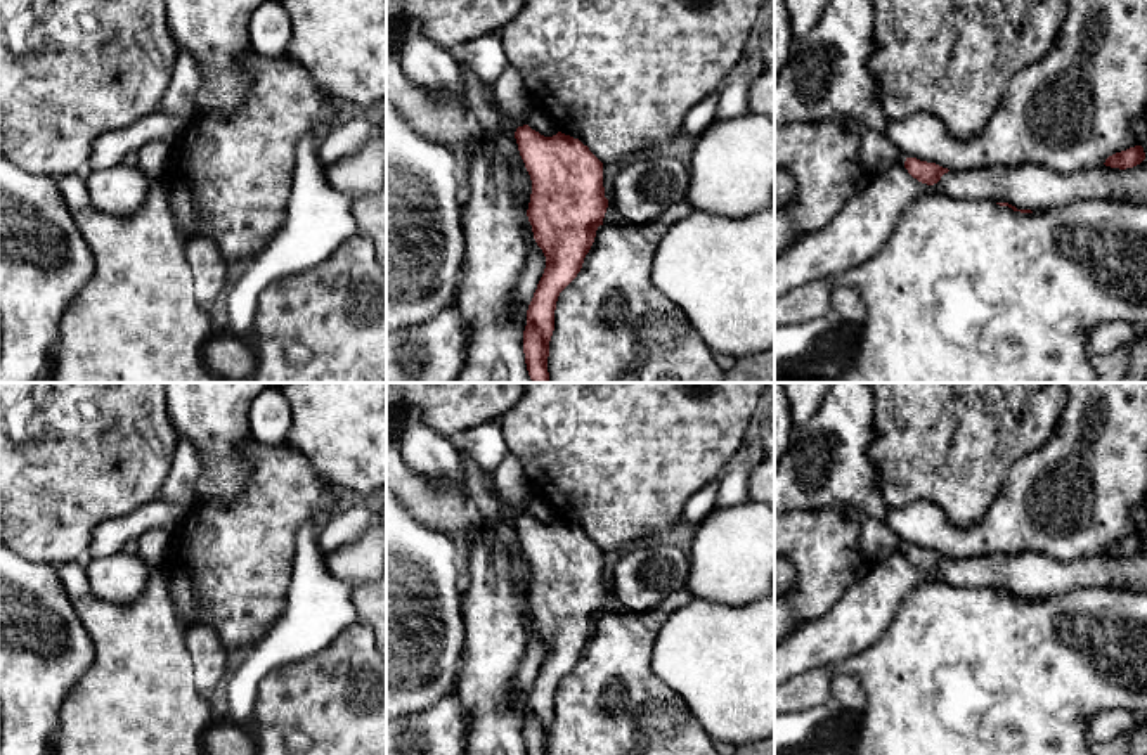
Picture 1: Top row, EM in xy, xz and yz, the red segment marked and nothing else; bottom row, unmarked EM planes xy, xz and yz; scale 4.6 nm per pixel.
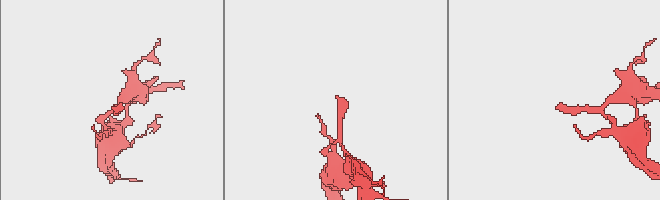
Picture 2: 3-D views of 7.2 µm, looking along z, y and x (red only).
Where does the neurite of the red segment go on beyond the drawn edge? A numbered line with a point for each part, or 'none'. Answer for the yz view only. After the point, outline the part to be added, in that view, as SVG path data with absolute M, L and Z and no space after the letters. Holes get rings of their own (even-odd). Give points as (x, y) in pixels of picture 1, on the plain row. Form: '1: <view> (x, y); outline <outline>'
1: yz (877, 542); outline M866 516L859 523L858 551L863 558L882 563L894 554L903 554L906 544L885 525L884 519Z

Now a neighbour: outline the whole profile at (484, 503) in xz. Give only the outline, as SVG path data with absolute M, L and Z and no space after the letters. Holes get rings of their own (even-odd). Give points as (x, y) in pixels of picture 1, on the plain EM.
M459 450L459 455L464 468L468 500L476 516L489 518L497 526L499 537L511 547L515 556L513 580L520 585L527 601L532 582L532 568L520 544L516 526L502 516L501 506L489 487L490 474L482 471L466 452Z

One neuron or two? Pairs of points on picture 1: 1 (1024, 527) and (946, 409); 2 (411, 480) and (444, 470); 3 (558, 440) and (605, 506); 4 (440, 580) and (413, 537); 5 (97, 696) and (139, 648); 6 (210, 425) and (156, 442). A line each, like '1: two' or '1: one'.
1: two
2: two
3: one
4: one
5: one
6: two

